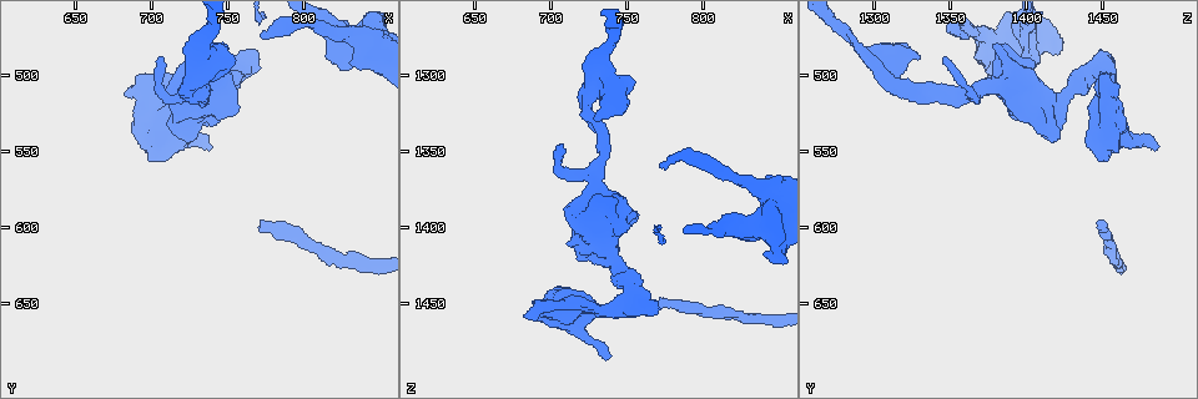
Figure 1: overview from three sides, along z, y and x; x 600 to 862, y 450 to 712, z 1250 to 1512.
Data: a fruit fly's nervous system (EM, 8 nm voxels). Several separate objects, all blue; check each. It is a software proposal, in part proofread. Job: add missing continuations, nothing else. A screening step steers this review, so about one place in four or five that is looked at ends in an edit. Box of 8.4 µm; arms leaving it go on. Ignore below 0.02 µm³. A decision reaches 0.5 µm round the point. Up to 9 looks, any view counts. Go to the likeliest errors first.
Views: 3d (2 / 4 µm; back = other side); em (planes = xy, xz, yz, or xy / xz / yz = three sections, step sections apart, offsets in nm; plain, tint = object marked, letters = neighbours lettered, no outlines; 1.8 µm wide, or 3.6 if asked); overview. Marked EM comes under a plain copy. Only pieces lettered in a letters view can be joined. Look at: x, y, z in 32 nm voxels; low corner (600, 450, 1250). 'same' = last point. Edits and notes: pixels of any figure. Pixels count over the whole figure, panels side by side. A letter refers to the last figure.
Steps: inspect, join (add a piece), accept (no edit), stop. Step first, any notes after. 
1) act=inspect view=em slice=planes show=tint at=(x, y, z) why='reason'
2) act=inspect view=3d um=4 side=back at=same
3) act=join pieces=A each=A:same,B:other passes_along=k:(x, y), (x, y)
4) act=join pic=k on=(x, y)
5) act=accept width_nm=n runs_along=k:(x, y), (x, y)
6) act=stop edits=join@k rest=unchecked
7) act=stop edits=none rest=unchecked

act=inspect view=3d um=4 at=(770, 594, 1446) why='branch stops here'

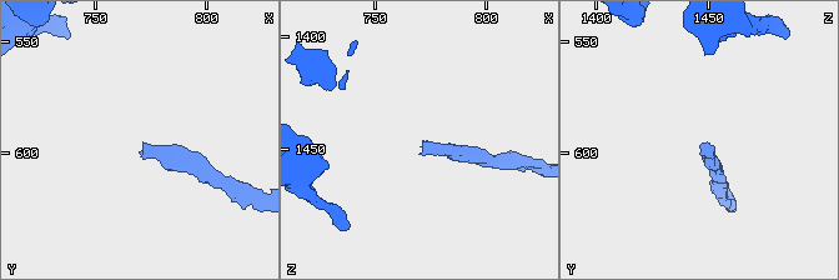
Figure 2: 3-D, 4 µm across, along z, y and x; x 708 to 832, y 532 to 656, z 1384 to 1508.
act=inspect view=em slice=planes show=letters at=(771, 594, 1448) why='shape alone is not enough'

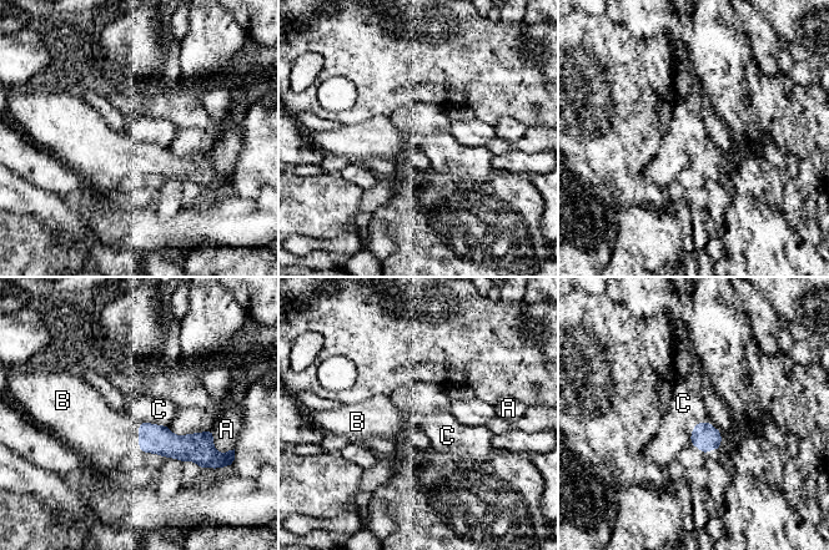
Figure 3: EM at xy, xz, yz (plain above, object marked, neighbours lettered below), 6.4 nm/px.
act=join pieces=B each=A:other,B:same,C:other found='the cell continues'

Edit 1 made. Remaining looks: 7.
act=inspect view=overview

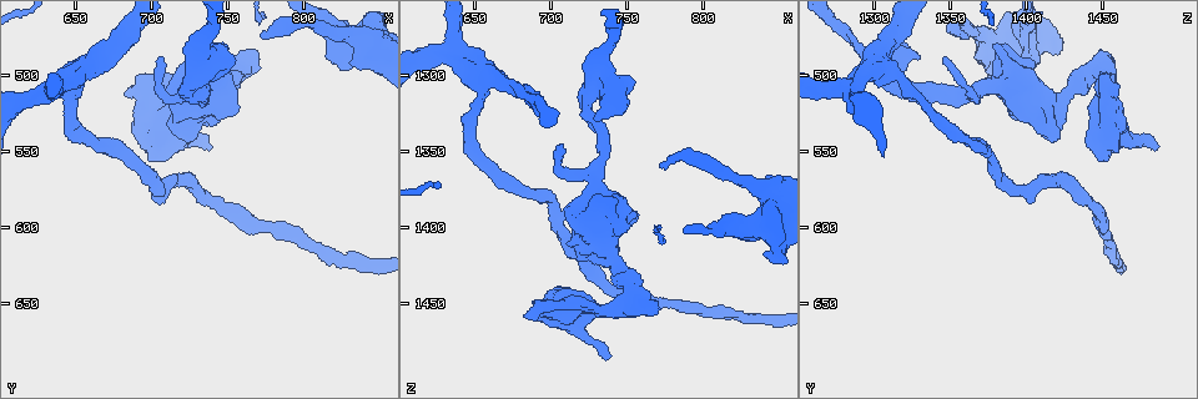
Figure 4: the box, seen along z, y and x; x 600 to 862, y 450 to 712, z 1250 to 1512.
act=inspect view=3d um=4 at=(752, 498, 1448) why='branch point'

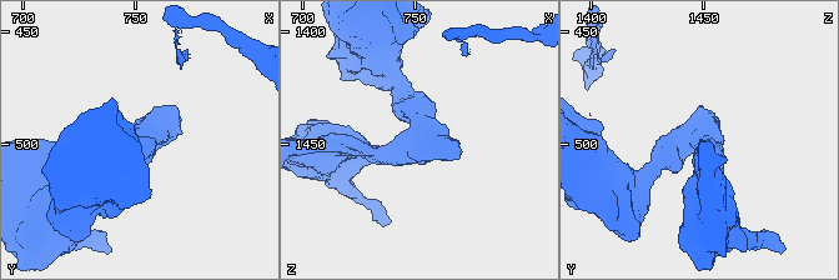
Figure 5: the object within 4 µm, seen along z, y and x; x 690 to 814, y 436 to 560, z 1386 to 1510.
act=inspect view=em slice=xz step=8 show=letters at=(753, 497, 1446)

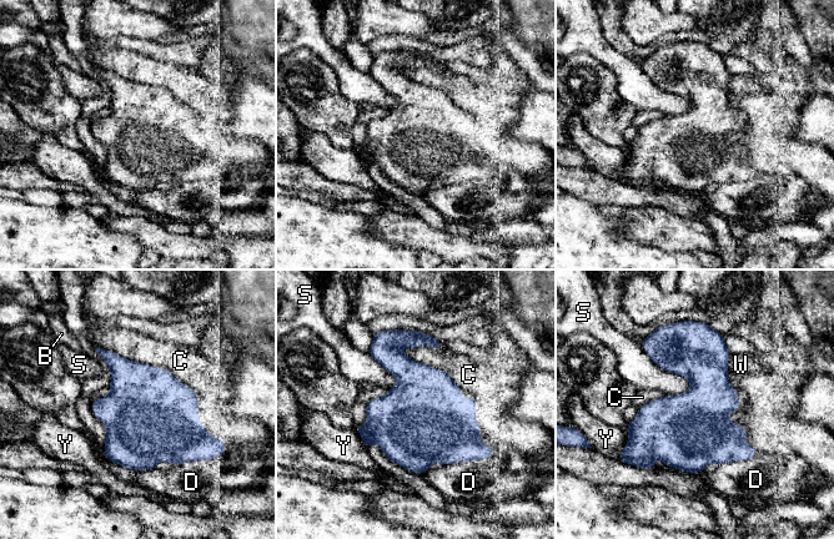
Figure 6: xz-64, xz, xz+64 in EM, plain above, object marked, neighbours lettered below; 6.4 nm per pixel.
act=accept width_nm=500 each=B:other,C:other,D:other,S:other,W:other,Y:other border=6:(641, 346), (691, 388) found='no lettered piece goes on from it'

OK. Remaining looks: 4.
act=inspect view=em slice=xy step=4 show=letters at=(656, 498, 1286) why='branch stops here'

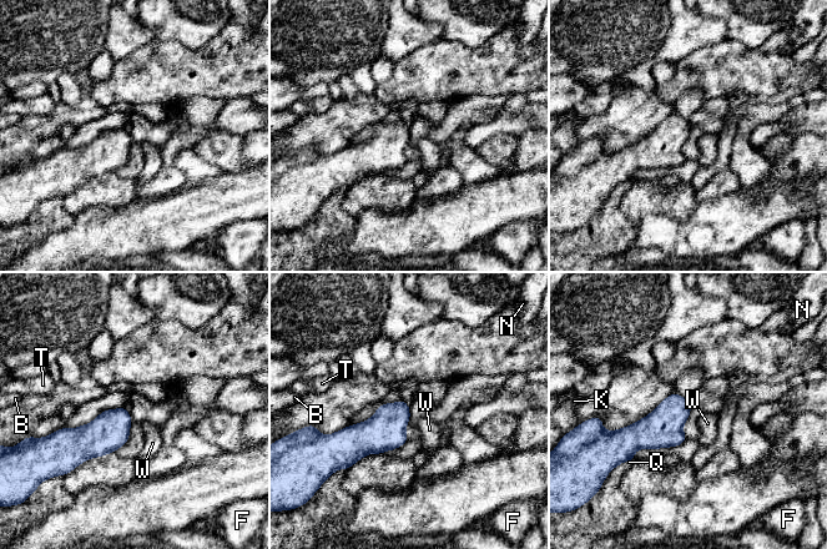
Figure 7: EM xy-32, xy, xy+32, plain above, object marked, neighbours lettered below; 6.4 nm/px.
act=inspect view=em slice=planes show=letters at=same

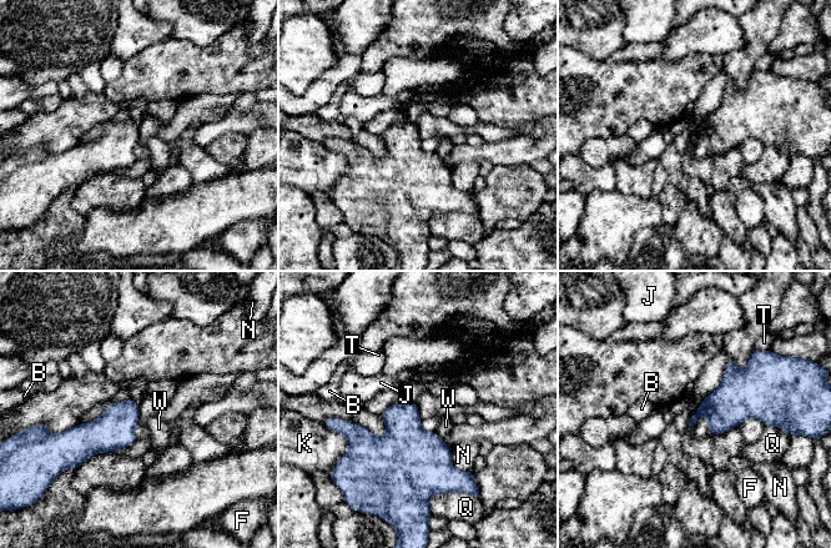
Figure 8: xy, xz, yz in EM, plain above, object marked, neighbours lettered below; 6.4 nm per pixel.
act=accept each=B:other,F:other,J:other,K:other,N:other,Q:other,T:other,W:other found='none of them fits'

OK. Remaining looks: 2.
act=inspect view=em um=3.6 slice=planes show=letters at=(684, 514, 1460) why='thick end'

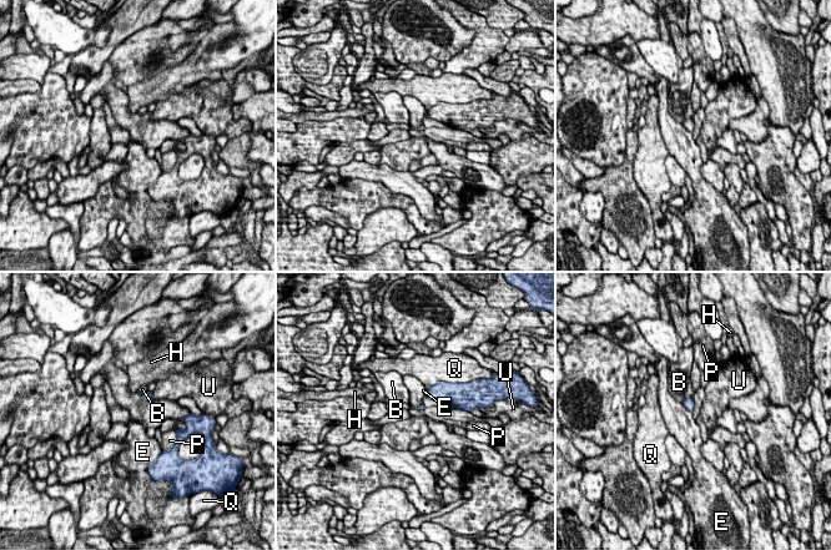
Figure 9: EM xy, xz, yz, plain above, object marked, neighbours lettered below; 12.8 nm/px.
act=accept each=B:other,E:other,H:other,P:other,Q:other,U:other found='none of them fits'

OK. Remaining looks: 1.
act=stop edits=join@3 rest=unchecked

